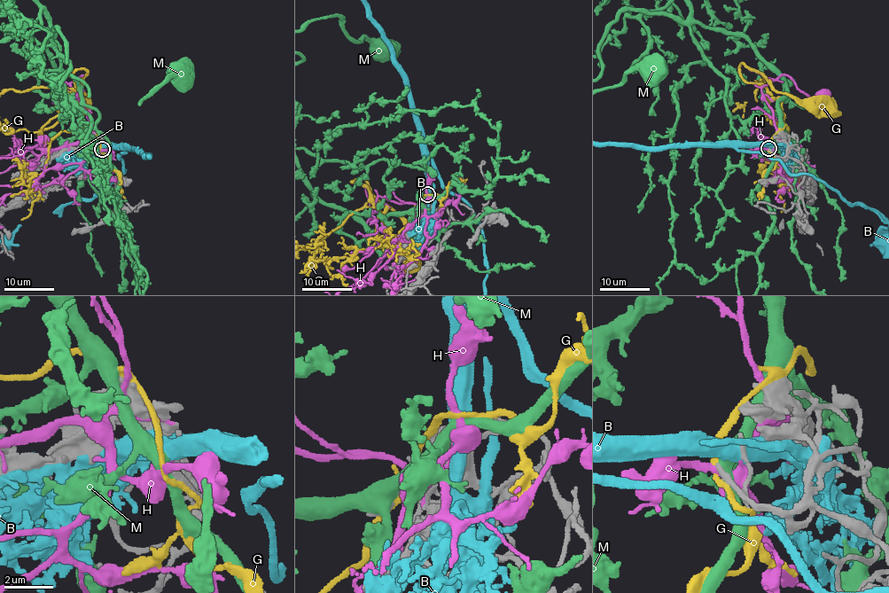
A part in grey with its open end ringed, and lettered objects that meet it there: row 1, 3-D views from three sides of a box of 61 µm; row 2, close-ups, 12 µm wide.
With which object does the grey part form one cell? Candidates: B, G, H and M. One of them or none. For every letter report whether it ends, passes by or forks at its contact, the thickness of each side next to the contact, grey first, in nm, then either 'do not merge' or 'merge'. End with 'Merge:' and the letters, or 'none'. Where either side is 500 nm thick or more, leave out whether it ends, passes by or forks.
B: 180/550 nm | do not merge
G: it passes by | 190/190 nm | do not merge
H: it passes by | 200/240 nm | do not merge
M: it passes by | 240/440 nm | do not merge
Merge: none

